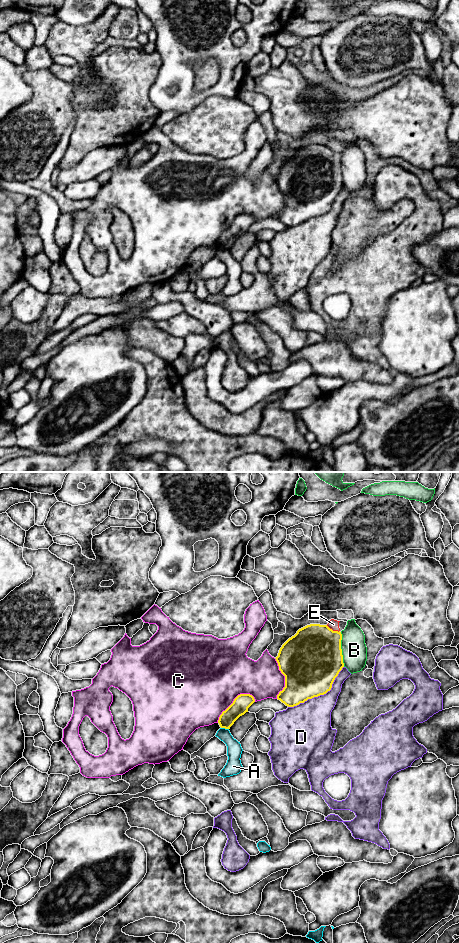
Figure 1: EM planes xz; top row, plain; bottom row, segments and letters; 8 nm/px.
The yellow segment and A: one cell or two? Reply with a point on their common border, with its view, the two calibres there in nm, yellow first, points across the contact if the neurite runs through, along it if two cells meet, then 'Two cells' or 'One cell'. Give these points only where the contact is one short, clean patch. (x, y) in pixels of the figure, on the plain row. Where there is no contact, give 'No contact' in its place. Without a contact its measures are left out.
Touches yellow at xz (225, 248). Thickness 140 nm (yellow) against 130 nm. Boundary: xz (221, 247), (228, 249). Two cells

